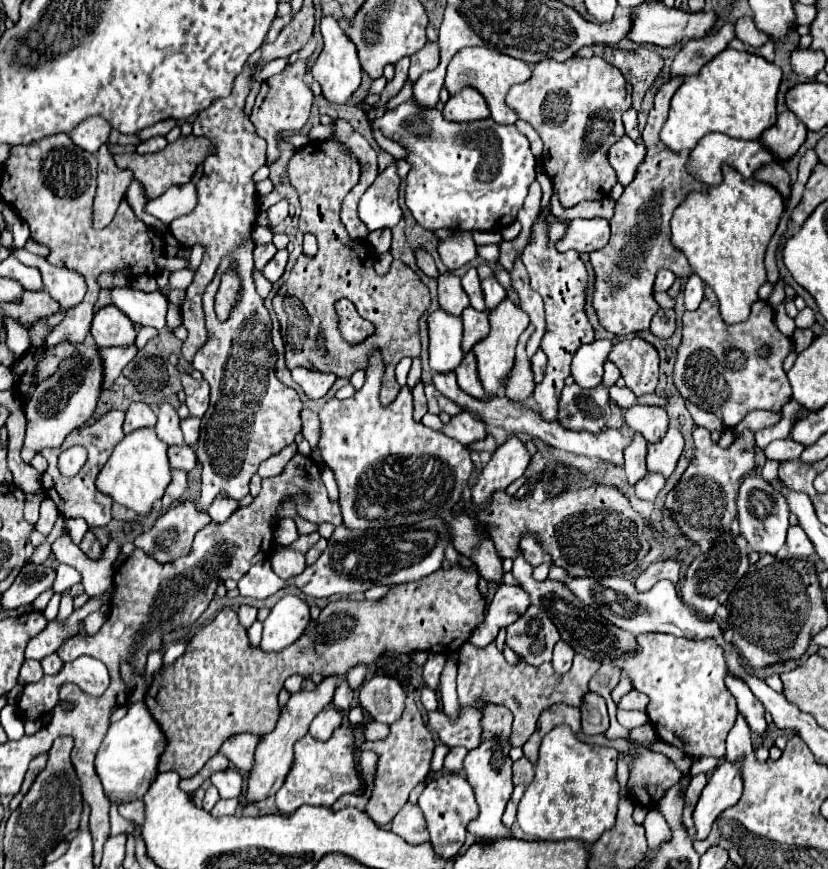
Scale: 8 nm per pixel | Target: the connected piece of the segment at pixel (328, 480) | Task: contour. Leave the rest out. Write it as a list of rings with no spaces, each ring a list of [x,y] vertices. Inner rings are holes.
[[[321,465],[321,479],[323,479],[323,483],[325,483],[325,487],[327,487],[327,493],[329,493],[329,497],[333,499],[333,501],[339,501],[339,491],[337,491],[337,477],[325,467],[325,465]]]

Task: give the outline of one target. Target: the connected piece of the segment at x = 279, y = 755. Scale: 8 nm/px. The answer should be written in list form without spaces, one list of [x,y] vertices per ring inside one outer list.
[[[329,675],[329,677],[323,677],[323,681],[313,691],[299,691],[299,693],[291,695],[289,703],[285,705],[285,709],[279,717],[275,731],[265,735],[257,745],[255,767],[253,767],[253,771],[249,773],[249,779],[247,779],[245,803],[255,803],[255,801],[261,801],[261,799],[267,799],[269,795],[275,795],[281,789],[281,785],[285,783],[285,775],[289,775],[289,771],[293,767],[293,747],[295,747],[297,739],[307,735],[309,725],[315,719],[315,715],[319,715],[331,703],[333,691],[337,689],[337,681],[339,681],[337,675]]]

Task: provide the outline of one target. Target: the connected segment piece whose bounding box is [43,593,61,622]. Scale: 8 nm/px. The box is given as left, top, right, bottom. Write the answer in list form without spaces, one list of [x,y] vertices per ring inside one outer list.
[[[54,593],[46,609],[44,610],[43,614],[49,622],[55,620],[59,610],[60,600],[61,600],[61,594]]]

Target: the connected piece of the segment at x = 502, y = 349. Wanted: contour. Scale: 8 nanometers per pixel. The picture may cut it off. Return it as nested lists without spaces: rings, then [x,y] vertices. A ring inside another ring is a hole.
[[[505,299],[495,311],[489,313],[489,321],[491,321],[491,333],[487,335],[487,339],[479,341],[473,347],[473,353],[477,357],[477,365],[479,365],[479,379],[483,383],[483,389],[489,397],[497,397],[503,393],[503,389],[507,387],[511,369],[515,365],[515,345],[519,335],[525,331],[525,327],[529,325],[529,315],[525,315],[525,311],[521,311],[517,305],[509,303],[509,299]]]

